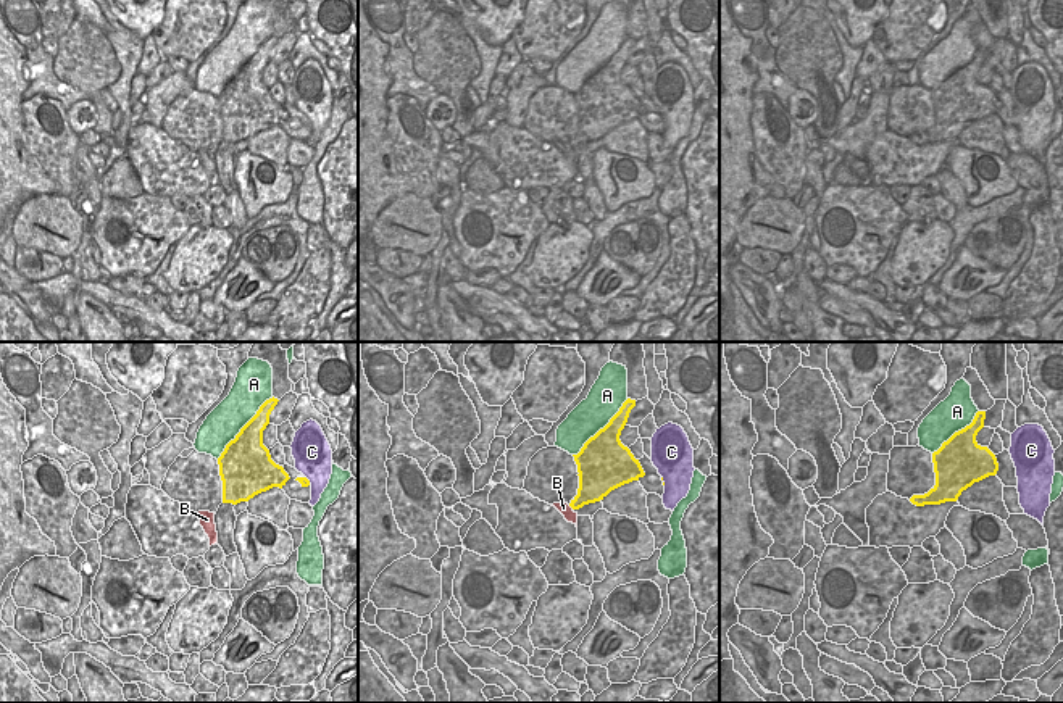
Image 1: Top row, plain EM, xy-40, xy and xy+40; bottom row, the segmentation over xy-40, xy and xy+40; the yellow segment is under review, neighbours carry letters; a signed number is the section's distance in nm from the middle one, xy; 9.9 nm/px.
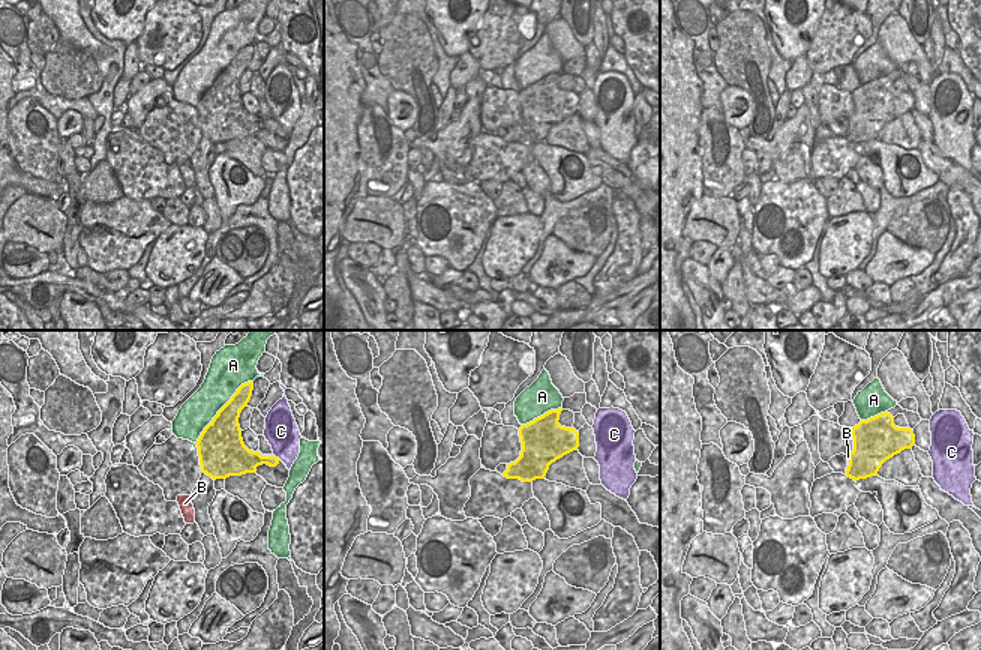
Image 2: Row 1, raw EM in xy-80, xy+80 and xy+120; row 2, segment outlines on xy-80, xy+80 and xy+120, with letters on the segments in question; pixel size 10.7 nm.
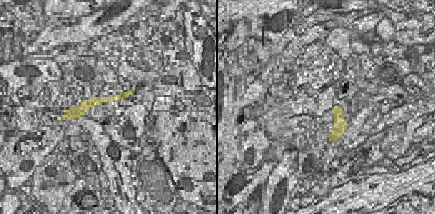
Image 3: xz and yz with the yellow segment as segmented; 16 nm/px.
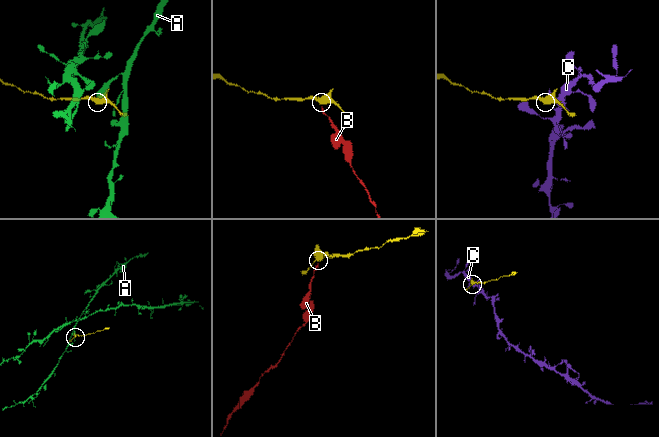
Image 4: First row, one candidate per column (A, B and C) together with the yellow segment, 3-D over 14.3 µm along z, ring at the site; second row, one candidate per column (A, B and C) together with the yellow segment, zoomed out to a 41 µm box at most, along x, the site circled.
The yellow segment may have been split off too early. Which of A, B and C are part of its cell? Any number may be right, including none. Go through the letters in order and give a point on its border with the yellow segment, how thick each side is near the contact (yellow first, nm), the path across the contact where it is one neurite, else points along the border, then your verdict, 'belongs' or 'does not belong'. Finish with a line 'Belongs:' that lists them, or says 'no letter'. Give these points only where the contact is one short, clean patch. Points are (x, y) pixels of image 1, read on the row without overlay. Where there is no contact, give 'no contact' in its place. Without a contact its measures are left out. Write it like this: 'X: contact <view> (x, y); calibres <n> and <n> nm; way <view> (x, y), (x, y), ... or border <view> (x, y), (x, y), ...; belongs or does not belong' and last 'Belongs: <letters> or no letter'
A: contact xy-40 (244, 65); calibres 340 and 340 nm; does not belong
B: contact xy (571, 145); calibres 240 and 120 nm; does not belong
C: contact xy (663, 121); calibres 30 and 380 nm; border xy (662, 115), (665, 123); does not belong
Belongs: no letter

